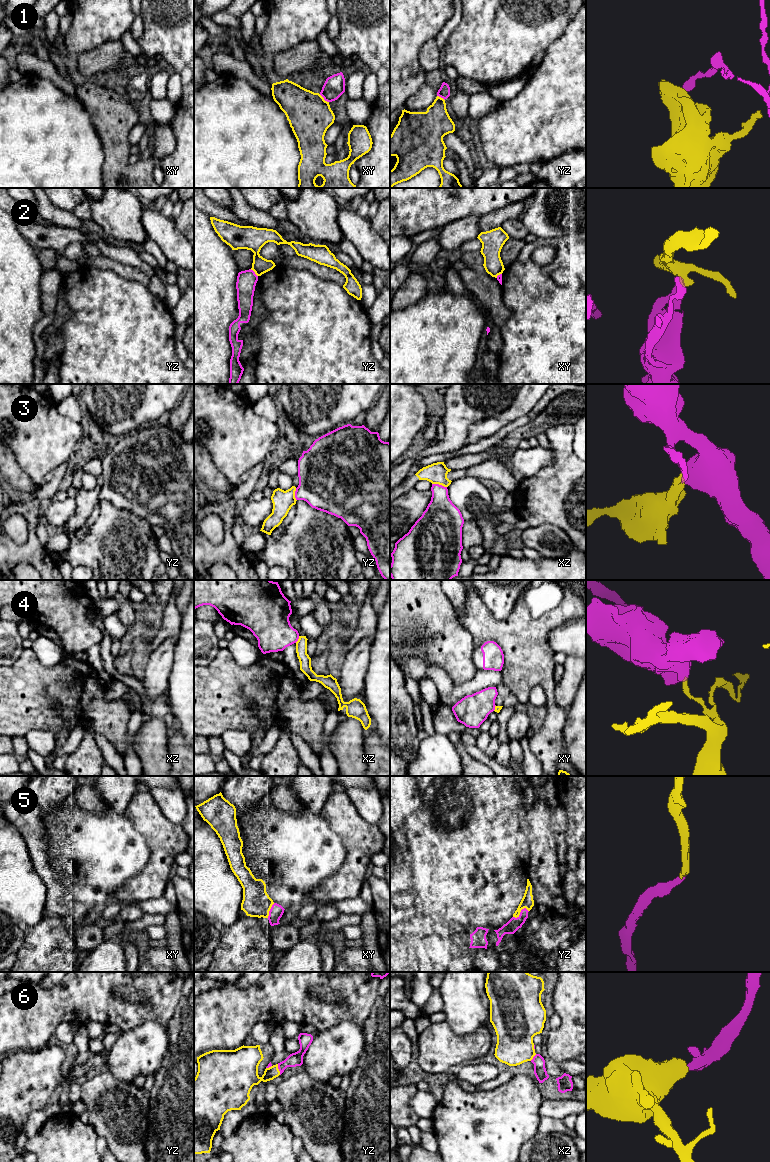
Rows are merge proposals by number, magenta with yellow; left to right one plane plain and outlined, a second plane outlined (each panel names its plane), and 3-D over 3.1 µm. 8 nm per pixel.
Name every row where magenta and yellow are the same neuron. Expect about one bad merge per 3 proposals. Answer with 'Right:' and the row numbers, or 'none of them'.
Right: 5, 6

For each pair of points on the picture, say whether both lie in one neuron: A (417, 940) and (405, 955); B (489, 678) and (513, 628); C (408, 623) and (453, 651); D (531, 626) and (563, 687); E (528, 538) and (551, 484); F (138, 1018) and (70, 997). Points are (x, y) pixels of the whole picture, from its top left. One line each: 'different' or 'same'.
A: different
B: different
C: same
D: different
E: different
F: same

